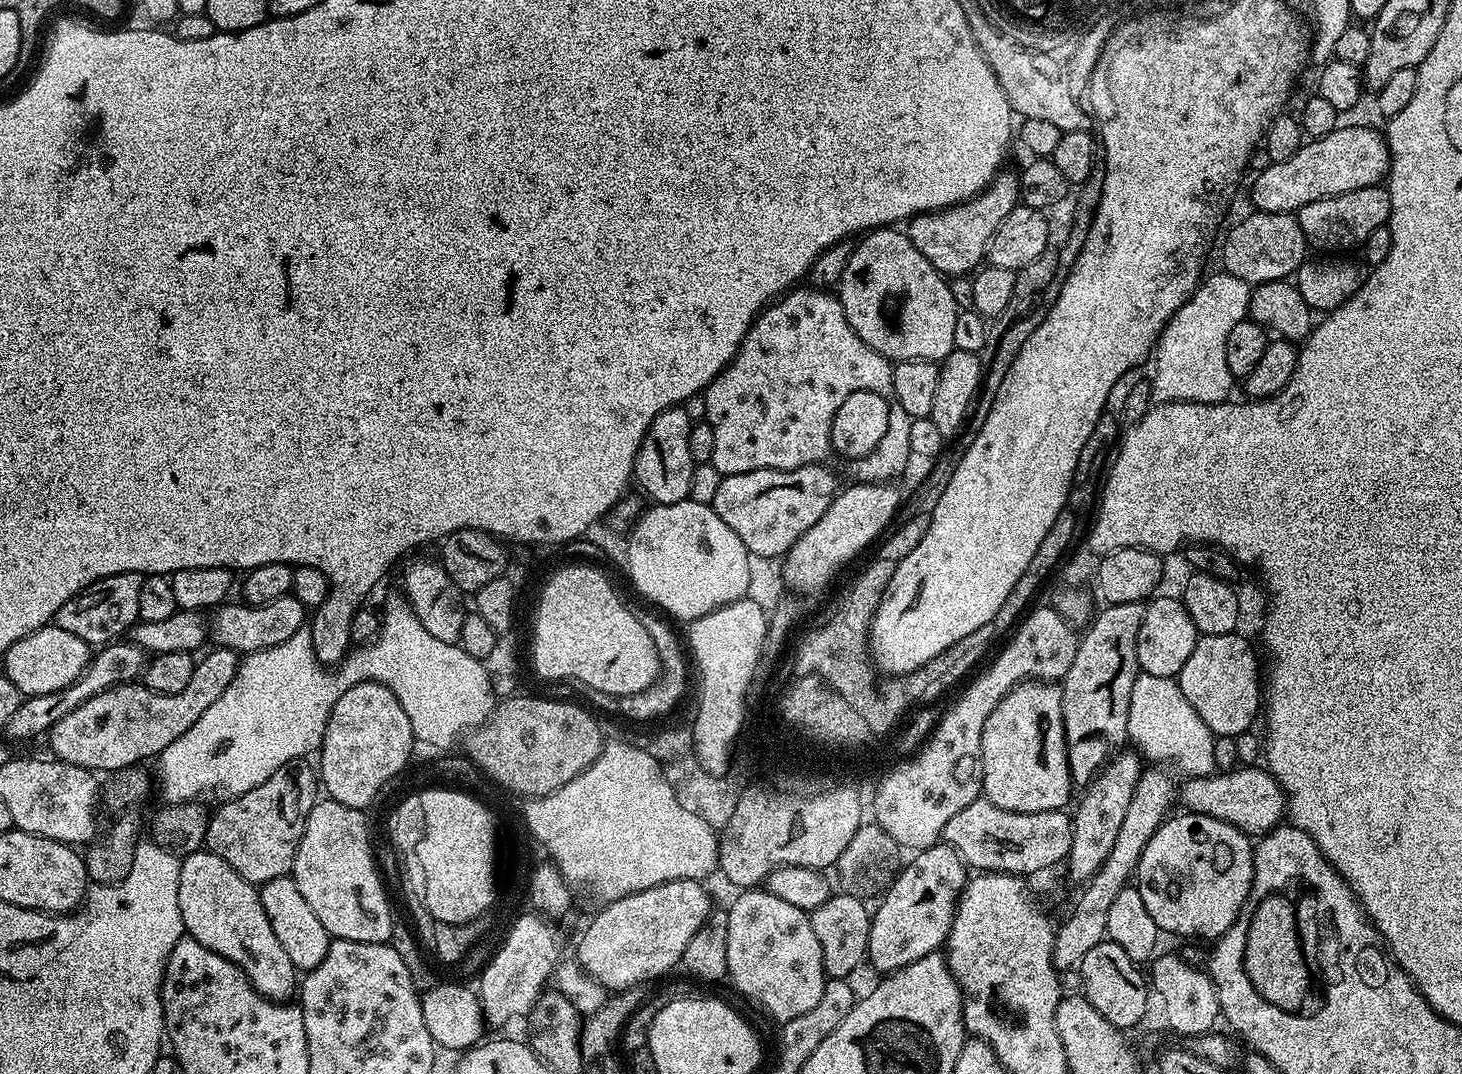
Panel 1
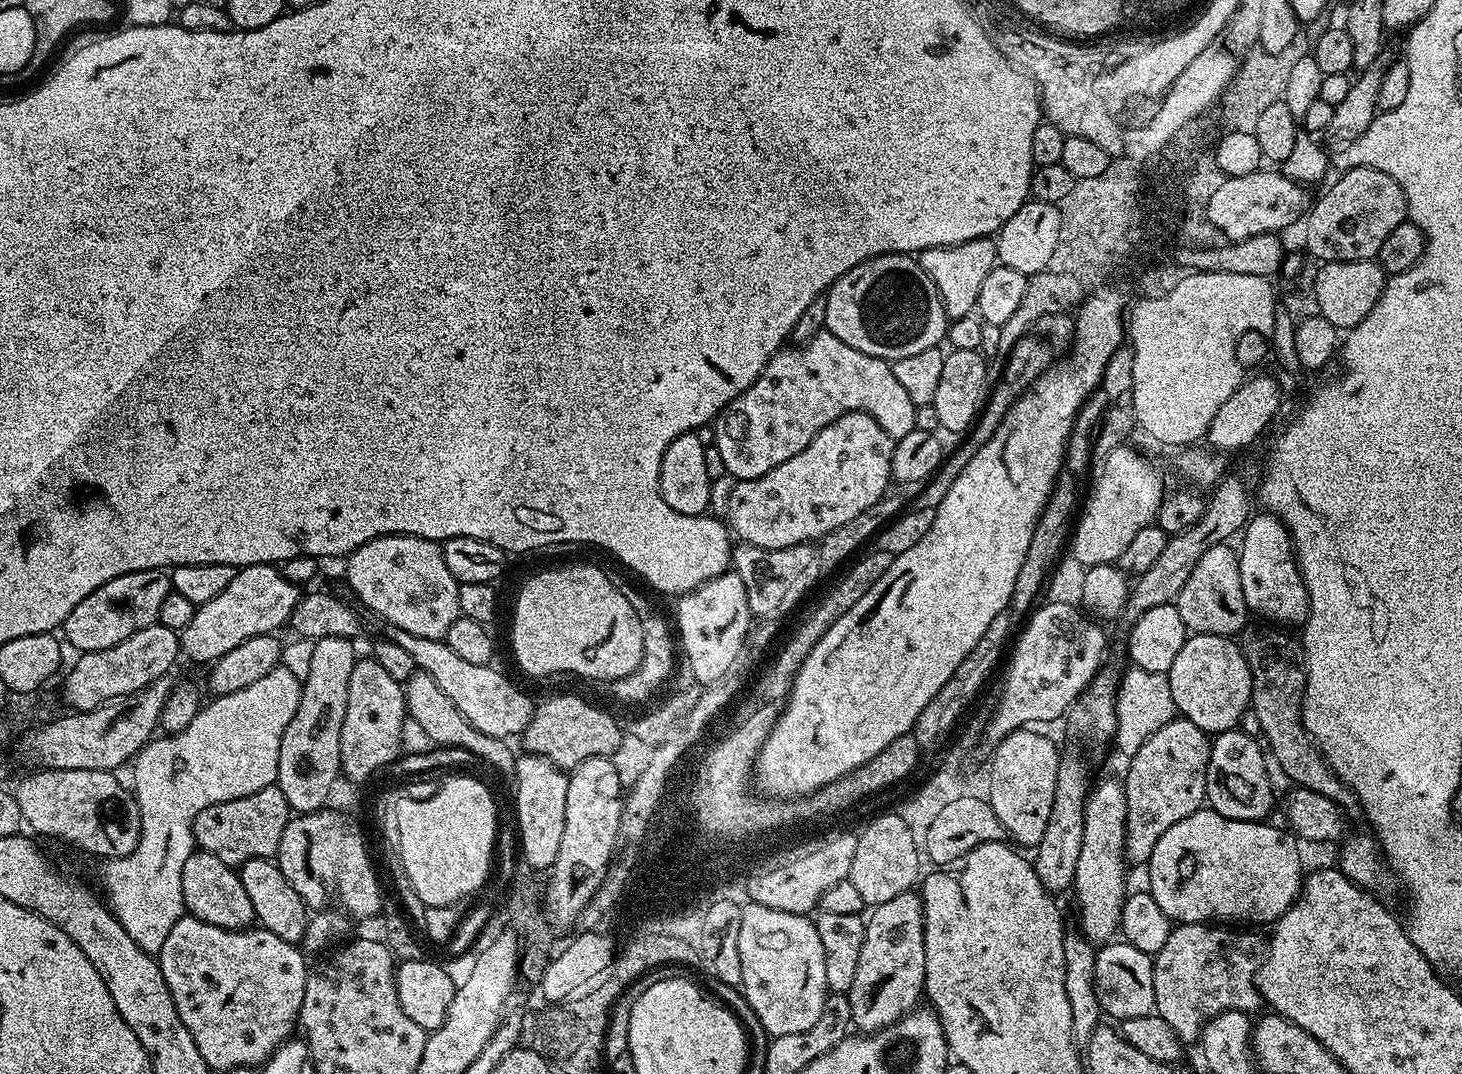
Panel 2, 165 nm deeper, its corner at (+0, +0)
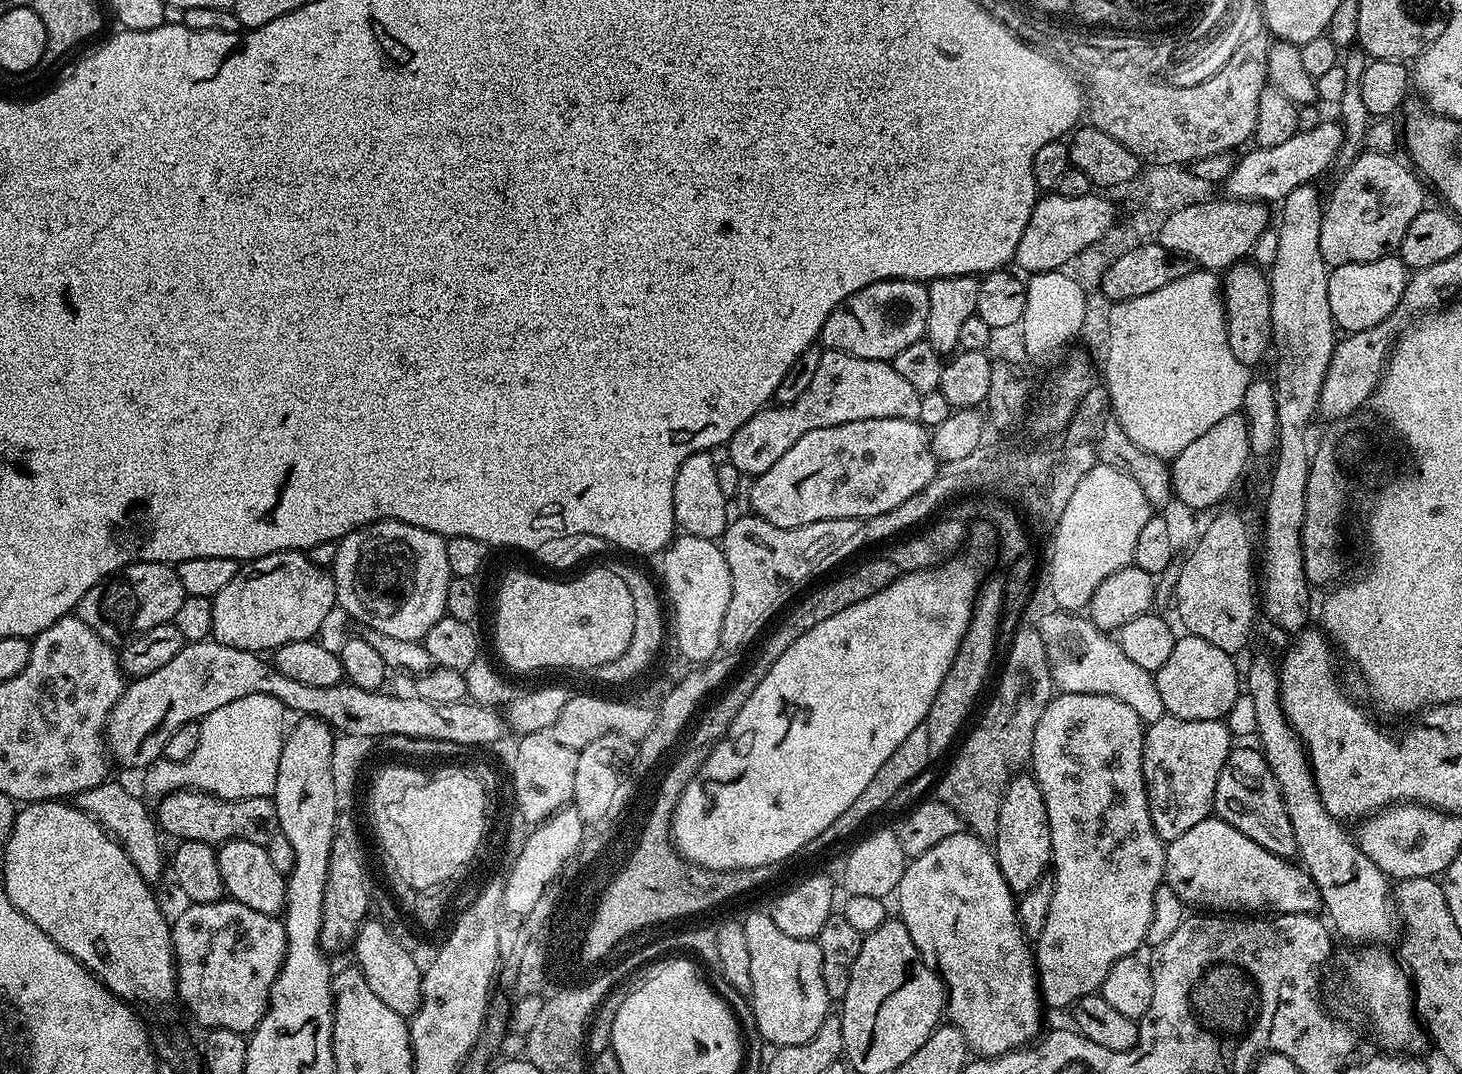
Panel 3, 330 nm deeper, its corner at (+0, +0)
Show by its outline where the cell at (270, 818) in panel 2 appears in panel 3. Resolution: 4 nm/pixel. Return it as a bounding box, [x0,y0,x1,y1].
[154,790,280,846]

